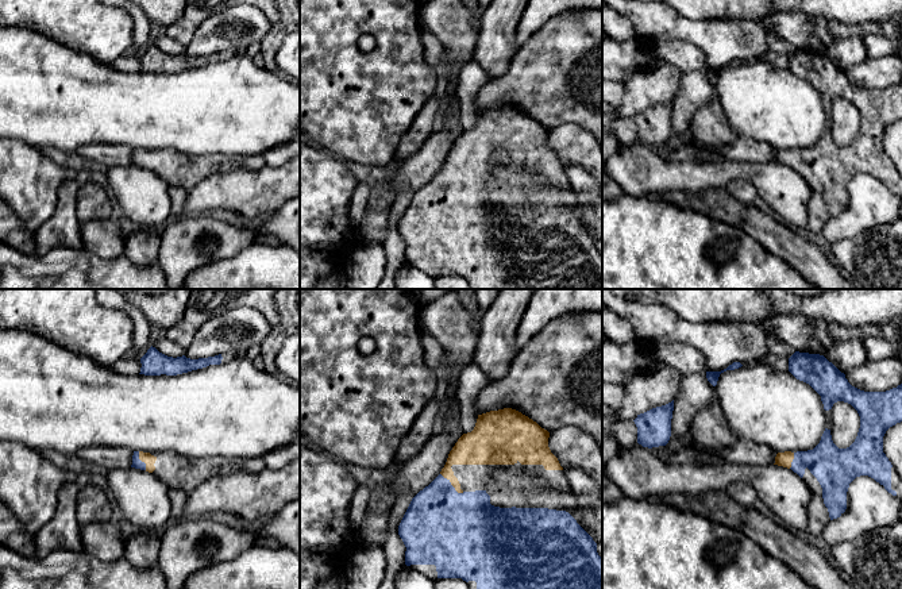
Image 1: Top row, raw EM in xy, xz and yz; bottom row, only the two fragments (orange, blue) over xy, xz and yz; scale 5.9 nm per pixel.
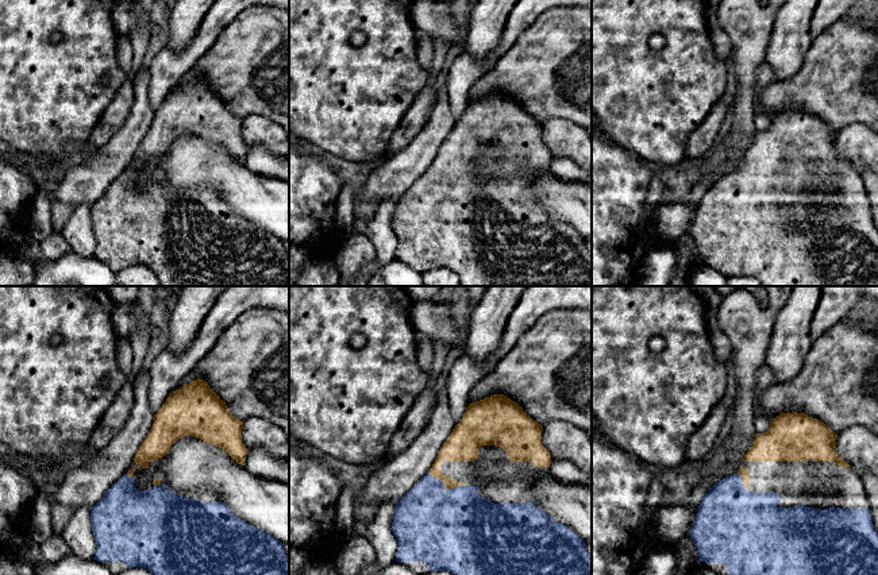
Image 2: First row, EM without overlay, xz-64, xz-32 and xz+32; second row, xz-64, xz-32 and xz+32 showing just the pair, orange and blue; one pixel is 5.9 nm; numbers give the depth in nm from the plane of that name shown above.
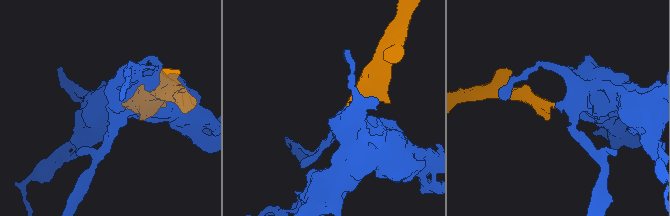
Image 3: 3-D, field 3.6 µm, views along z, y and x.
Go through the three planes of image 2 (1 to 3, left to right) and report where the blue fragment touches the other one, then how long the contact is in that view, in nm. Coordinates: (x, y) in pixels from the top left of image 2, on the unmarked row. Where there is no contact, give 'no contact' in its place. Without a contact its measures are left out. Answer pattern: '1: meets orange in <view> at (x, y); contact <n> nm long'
1: meets orange in xz-64 at (128, 173); contact 40 nm long
2: meets orange in xz-32 at (447, 186); contact 260 nm long
3: meets orange in xz+32 at (743, 178); contact 120 nm long

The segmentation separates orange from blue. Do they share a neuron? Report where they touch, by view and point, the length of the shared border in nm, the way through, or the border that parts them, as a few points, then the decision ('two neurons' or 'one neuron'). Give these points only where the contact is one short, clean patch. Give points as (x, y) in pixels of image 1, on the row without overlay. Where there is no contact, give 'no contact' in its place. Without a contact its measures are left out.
contact xz (451, 181); length 180 nm; way xz (471, 146), (447, 164), (451, 181), (443, 192), (440, 222); one neuron

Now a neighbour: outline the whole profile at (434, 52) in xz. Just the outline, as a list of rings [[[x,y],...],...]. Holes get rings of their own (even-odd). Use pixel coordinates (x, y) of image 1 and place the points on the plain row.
[[[421,22],[419,23],[419,26],[421,28],[421,42],[427,63],[435,69],[440,68],[444,57],[443,45],[435,35],[432,35],[429,31],[424,28]]]

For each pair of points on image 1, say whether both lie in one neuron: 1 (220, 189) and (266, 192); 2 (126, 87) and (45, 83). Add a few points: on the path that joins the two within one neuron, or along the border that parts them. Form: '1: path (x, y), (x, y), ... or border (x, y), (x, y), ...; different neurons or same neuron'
1: path (231, 191), (255, 192); same neuron
2: path (105, 87), (65, 87); same neuron

